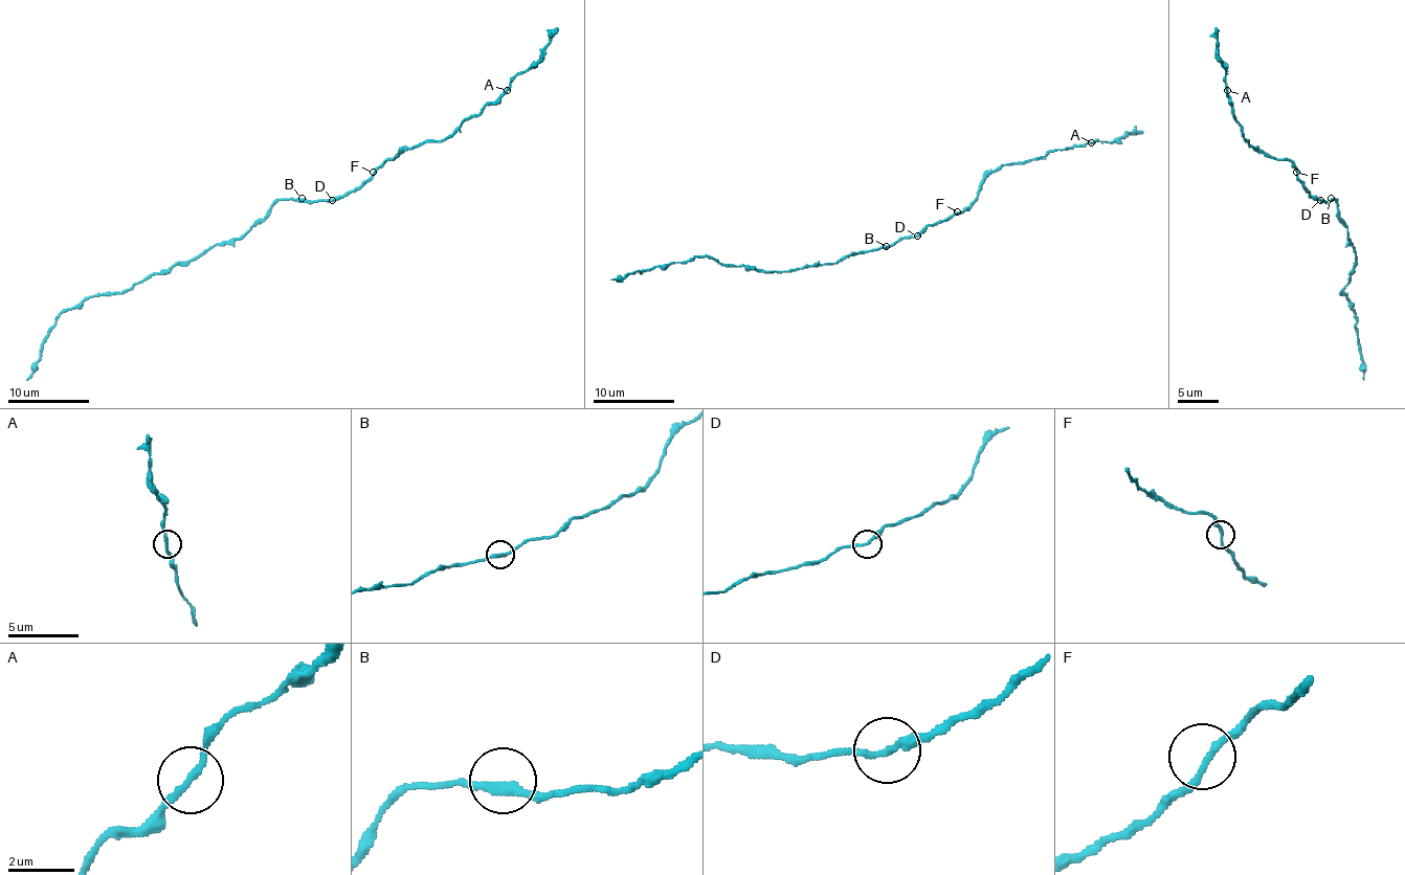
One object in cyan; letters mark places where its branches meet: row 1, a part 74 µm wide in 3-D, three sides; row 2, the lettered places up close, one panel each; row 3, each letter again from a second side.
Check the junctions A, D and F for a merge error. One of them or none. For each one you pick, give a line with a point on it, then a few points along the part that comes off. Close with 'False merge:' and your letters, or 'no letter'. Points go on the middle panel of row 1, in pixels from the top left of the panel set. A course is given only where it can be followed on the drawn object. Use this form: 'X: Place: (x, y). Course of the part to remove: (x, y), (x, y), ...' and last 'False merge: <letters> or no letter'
False merge: no letter

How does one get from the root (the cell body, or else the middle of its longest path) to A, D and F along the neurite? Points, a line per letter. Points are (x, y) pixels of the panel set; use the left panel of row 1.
A: (302, 200), (338, 200), (401, 152), (446, 139), (507, 90)
D: (302, 200), (332, 200)
F: (302, 200), (338, 200), (356, 189), (373, 172)

